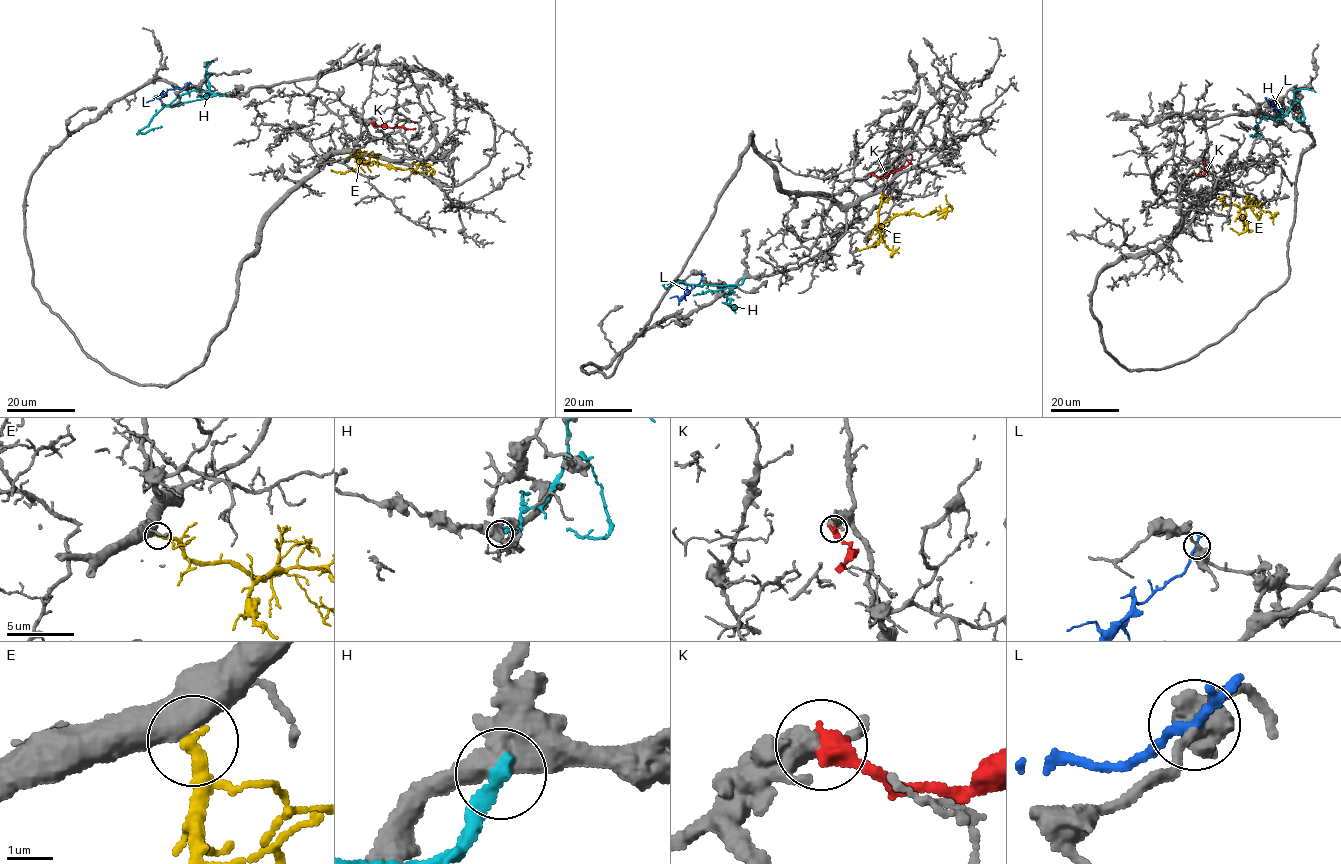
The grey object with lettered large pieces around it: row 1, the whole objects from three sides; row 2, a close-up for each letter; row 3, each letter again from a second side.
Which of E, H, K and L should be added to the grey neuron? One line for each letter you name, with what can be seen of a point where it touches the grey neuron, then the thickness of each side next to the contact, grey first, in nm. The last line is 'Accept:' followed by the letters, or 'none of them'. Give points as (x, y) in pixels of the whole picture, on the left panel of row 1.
E: (371, 156) | 480/240 nm
Accept: E

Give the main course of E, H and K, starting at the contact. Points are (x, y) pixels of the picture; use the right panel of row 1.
E: (1216, 198), (1224, 203), (1246, 206), (1238, 213), (1245, 225), (1246, 223), (1246, 229), (1239, 233), (1230, 228)
H: (1276, 119), (1264, 116), (1257, 124), (1257, 134), (1252, 136), (1261, 135)
K: (1204, 162), (1209, 168), (1206, 172), (1202, 175), (1194, 174)

